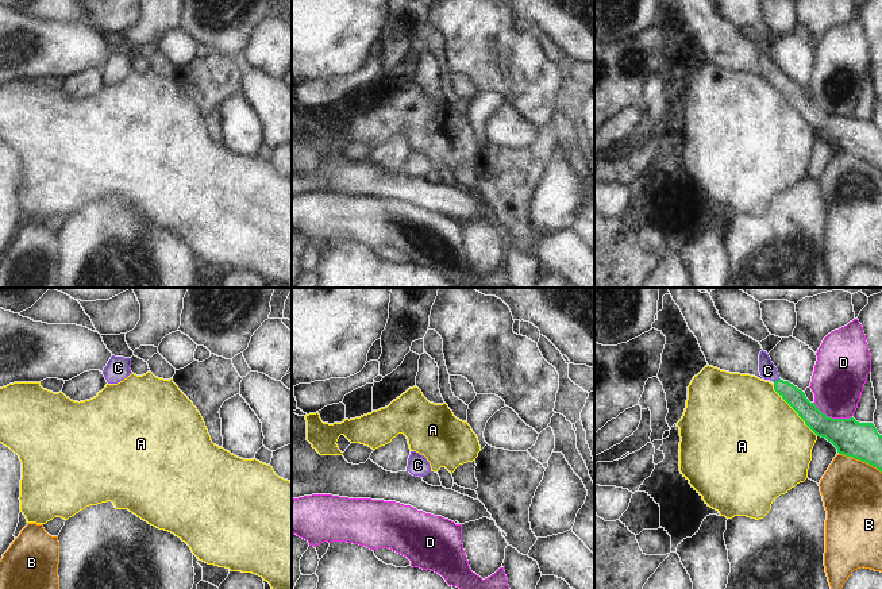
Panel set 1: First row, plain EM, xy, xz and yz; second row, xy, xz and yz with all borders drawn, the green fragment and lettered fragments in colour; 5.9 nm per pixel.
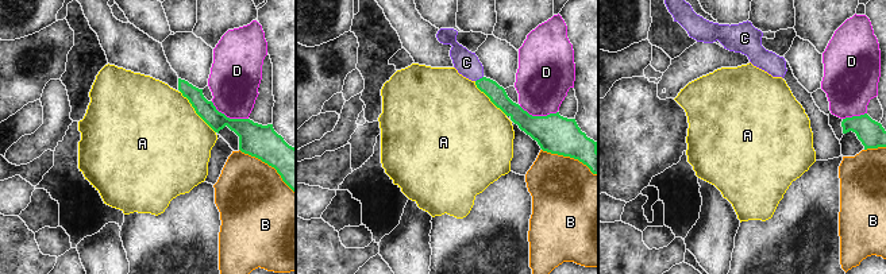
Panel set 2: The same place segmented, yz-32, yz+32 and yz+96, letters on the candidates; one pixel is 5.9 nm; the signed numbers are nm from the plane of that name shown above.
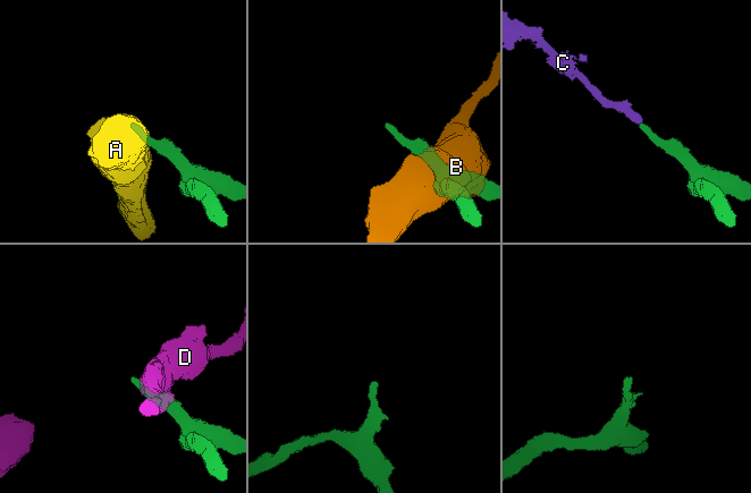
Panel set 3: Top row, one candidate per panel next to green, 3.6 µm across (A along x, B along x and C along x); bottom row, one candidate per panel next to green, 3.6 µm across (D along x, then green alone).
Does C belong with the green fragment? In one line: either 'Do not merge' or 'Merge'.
Merge.

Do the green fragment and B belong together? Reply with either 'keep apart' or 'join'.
keep apart

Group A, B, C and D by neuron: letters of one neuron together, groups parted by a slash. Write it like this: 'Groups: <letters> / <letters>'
Groups: A / B / C / D.

